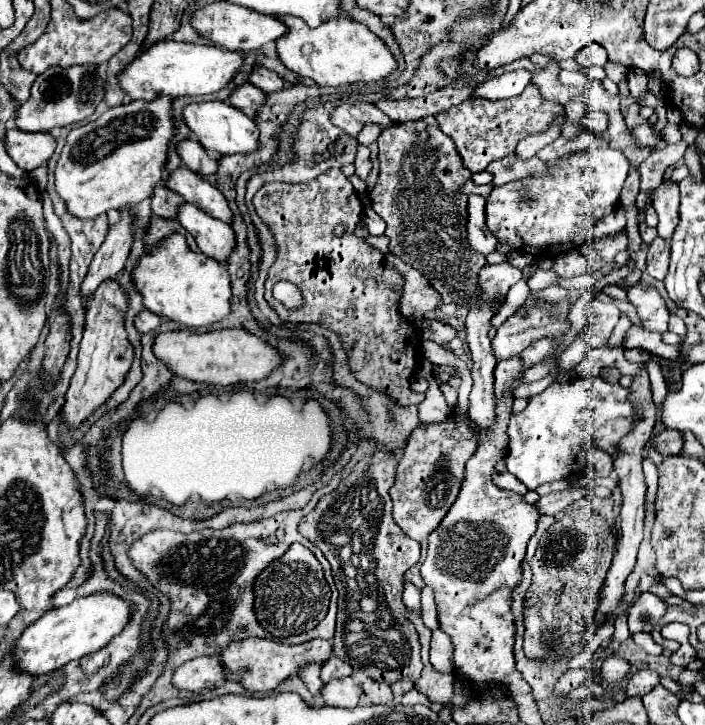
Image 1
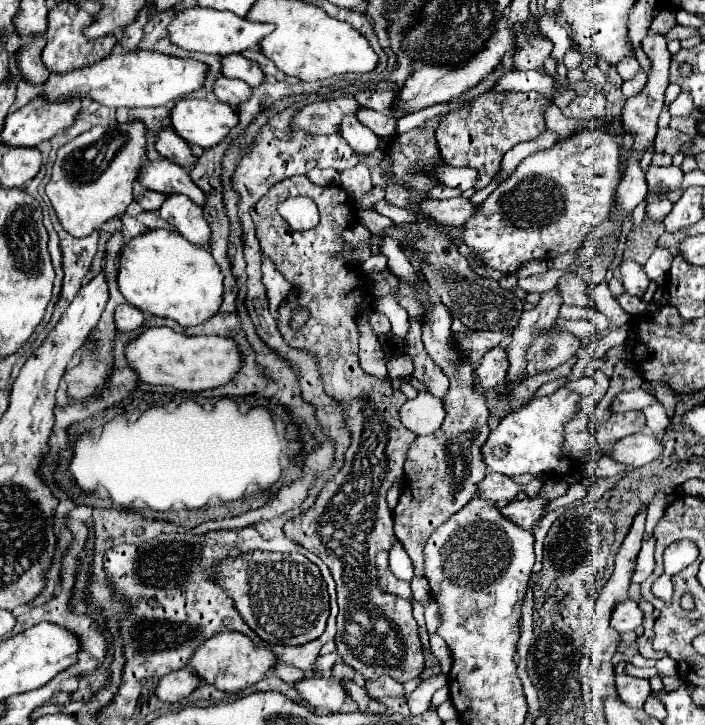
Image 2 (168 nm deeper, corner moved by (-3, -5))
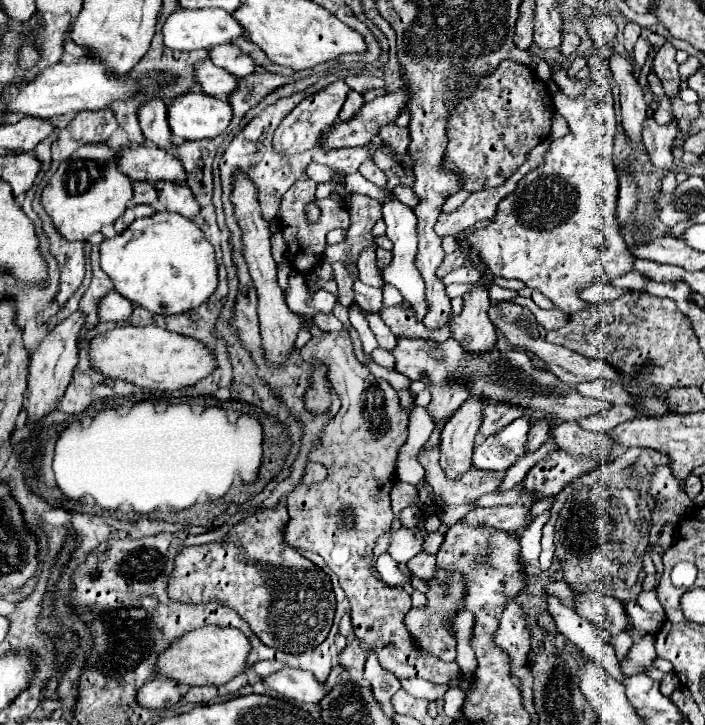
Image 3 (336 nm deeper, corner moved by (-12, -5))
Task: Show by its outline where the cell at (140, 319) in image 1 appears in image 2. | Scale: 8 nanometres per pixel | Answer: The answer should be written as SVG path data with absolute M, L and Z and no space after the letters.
M123 304L119 310L115 310L115 324L121 332L133 332L133 330L141 328L143 322L145 322L143 312L139 312L131 304Z

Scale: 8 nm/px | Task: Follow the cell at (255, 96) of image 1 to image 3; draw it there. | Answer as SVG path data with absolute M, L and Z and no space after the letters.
M208 58L194 64L194 78L200 84L202 92L216 98L226 98L228 92L236 90L236 76L224 72L222 68L216 68Z

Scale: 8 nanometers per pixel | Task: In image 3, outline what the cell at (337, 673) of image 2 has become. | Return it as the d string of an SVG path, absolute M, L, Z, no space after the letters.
M350 636L346 648L338 656L338 664L352 670L354 674L360 674L364 670L364 662L364 648L360 648L360 640L356 636Z

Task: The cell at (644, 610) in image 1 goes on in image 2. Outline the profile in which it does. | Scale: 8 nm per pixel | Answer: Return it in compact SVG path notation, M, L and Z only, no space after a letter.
M627 600L627 604L619 604L619 608L615 608L613 616L611 616L611 626L619 632L631 632L639 626L643 626L643 610L639 608L637 602Z

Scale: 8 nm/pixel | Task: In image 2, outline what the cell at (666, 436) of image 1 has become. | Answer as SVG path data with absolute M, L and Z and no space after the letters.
M633 434L627 436L611 445L611 450L606 454L613 460L623 463L627 466L638 468L651 462L651 460L657 460L661 454L663 454L665 446L659 438L655 438L651 434Z

